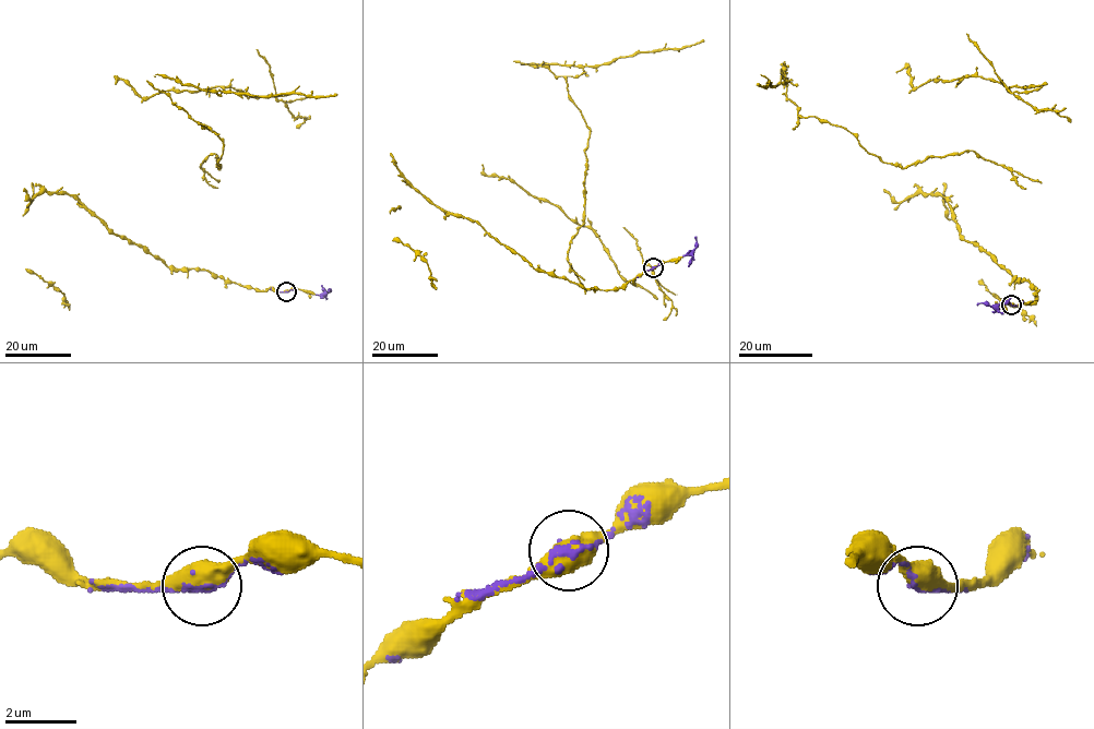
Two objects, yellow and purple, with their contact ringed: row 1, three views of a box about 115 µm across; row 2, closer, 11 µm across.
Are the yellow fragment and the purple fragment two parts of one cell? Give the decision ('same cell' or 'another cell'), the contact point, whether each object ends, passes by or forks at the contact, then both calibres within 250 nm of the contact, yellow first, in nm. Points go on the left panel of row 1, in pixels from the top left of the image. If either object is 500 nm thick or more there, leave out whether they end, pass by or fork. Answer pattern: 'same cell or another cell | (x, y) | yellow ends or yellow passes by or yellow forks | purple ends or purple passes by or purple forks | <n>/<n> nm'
same cell | (286, 291) | 550/100 nm

